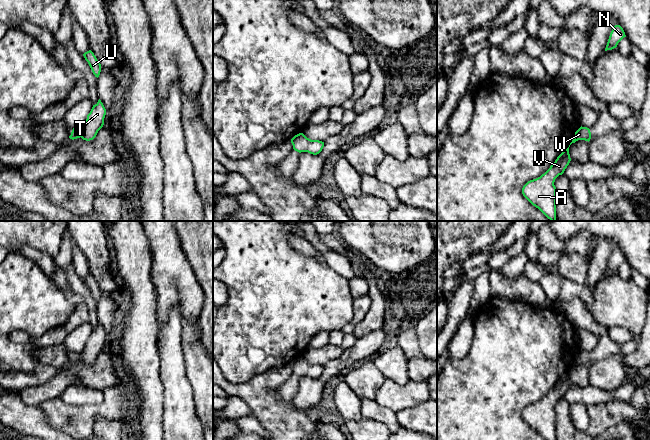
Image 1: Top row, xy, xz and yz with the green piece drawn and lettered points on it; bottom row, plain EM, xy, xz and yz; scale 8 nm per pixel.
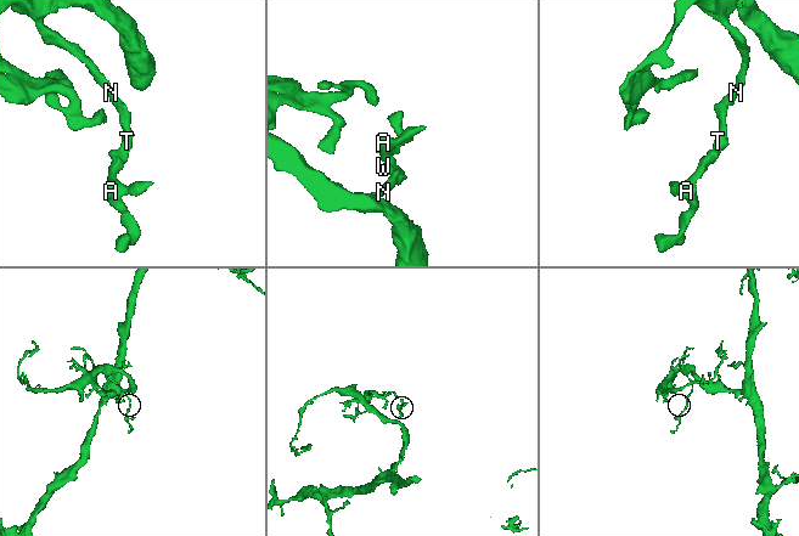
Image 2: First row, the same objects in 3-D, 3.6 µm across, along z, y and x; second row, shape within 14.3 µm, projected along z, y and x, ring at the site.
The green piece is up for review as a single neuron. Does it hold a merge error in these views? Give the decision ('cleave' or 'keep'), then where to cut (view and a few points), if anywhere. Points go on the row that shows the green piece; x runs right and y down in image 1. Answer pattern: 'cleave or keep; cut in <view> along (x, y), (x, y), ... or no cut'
keep; no cut

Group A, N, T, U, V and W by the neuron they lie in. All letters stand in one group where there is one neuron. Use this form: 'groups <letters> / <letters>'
groups A N T U V W

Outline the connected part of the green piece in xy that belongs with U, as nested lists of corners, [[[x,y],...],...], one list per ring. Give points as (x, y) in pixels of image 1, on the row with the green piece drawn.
[[[89,50],[83,54],[85,60],[88,62],[93,74],[95,77],[99,77],[100,72],[101,72],[101,64],[98,62],[96,56],[94,53]]]

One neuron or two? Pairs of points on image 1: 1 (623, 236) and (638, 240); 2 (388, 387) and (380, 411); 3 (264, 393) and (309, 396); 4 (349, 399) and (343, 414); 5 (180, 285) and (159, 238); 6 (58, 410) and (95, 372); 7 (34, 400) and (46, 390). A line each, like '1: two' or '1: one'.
1: one
2: two
3: two
4: one
5: one
6: two
7: one

